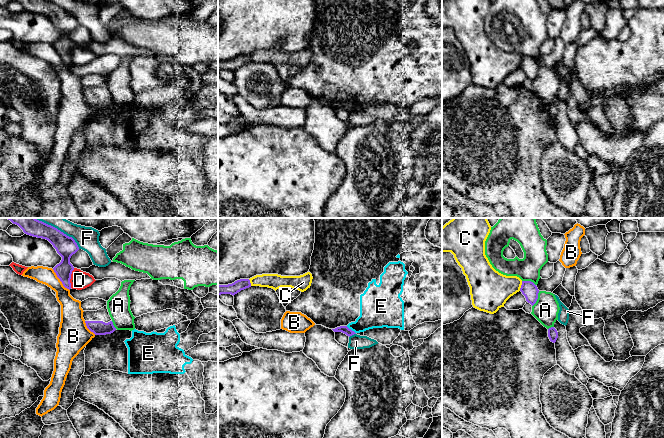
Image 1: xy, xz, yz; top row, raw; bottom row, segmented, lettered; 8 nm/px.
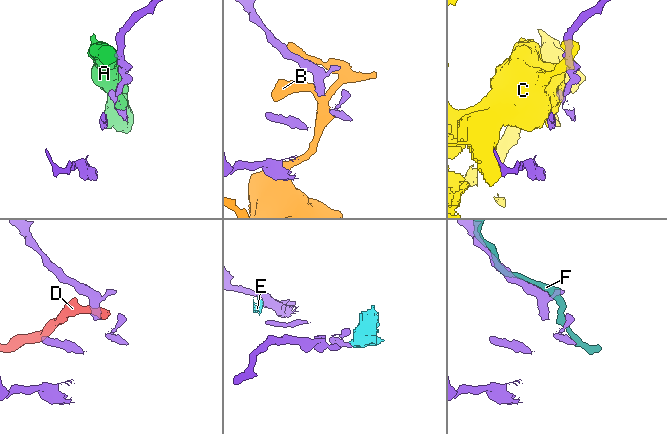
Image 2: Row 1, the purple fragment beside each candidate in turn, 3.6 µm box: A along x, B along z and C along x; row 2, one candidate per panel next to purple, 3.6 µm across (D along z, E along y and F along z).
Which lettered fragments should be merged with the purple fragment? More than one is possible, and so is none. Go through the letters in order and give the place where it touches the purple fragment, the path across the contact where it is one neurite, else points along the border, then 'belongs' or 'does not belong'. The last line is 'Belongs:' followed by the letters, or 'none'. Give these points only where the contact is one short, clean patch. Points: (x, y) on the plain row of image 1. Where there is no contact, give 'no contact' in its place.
A: yz (537, 74) | does not belong
B: xy (60, 56) | does not belong
C: yz (521, 62) | does not belong
D: xy (70, 54) | along xy (74, 44), (71, 50), (70, 63) | does not belong
E: xz (350, 105) | along xz (346, 102), (355, 109) | does not belong
F: xy (65, 10) | does not belong
Belongs: none

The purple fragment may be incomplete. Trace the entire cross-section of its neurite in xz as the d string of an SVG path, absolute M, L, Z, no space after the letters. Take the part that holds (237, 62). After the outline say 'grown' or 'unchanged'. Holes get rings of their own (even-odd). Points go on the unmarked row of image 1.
M240 55L228 61L218 60L218 72L221 70L231 70L234 72L241 66L244 66L249 63L251 63L251 59L249 55Z; unchanged

